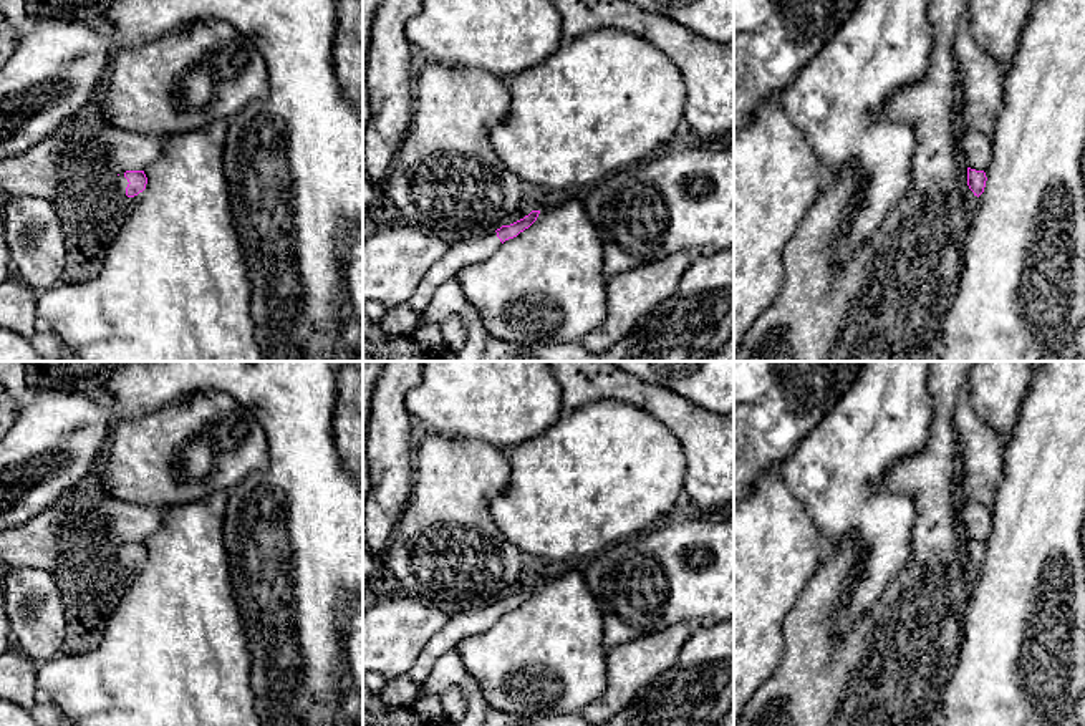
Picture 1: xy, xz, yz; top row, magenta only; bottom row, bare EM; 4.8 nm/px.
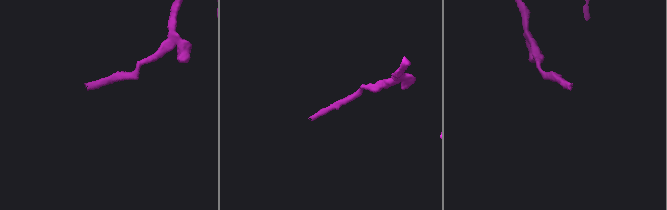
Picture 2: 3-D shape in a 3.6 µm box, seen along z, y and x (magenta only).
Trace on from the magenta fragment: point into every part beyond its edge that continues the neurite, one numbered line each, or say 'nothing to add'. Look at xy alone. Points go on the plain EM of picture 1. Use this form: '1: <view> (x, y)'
1: xy (120, 556)

